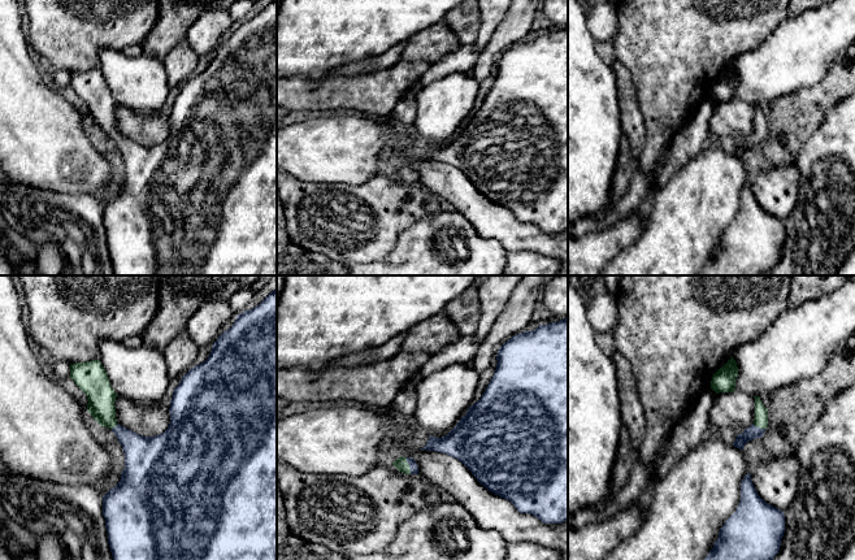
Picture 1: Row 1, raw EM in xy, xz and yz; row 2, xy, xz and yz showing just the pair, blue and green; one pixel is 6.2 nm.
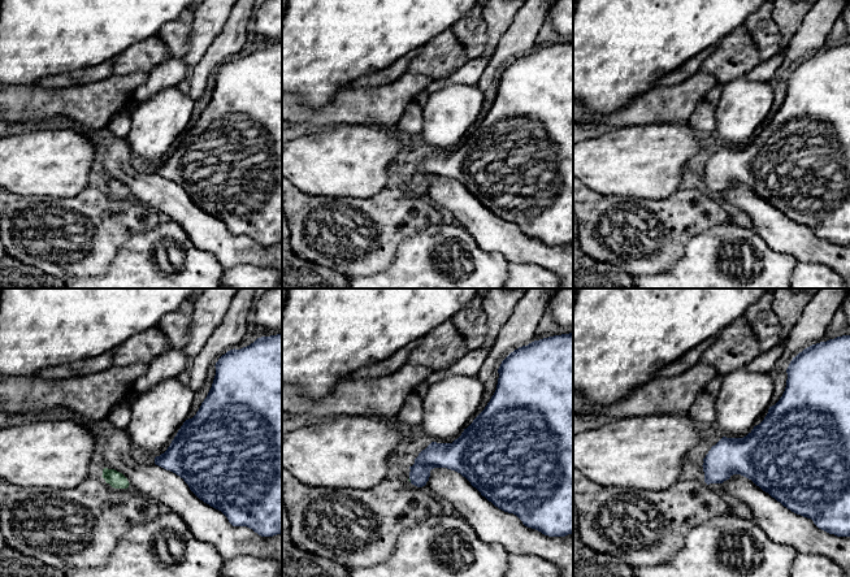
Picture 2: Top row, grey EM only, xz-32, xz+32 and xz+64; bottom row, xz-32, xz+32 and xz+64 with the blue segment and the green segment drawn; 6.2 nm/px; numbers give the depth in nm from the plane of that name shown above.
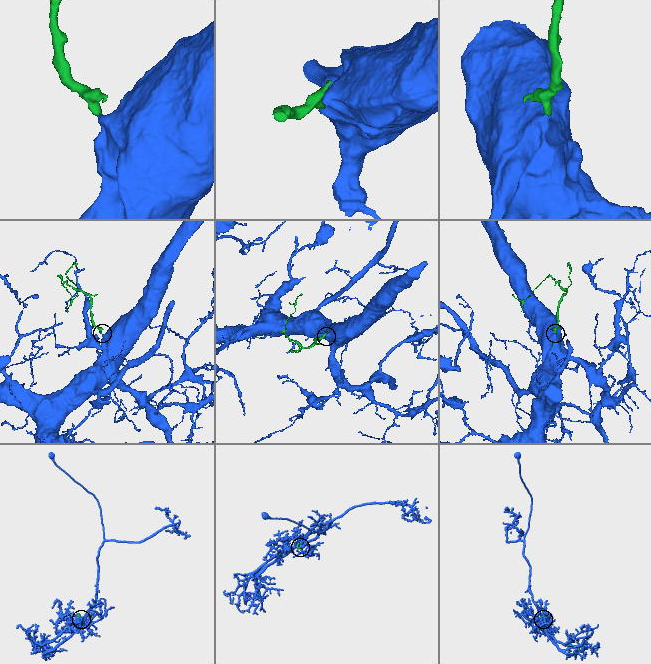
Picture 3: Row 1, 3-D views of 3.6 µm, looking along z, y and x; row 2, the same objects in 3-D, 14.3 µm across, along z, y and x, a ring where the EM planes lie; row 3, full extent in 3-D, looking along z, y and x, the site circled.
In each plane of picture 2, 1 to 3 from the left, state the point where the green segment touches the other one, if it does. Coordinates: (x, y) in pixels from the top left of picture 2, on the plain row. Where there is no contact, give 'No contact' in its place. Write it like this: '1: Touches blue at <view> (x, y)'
1: No contact
2: Touches blue at xz+32 (410, 187)
3: No contact

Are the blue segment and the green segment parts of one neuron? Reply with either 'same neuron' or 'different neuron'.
same neuron

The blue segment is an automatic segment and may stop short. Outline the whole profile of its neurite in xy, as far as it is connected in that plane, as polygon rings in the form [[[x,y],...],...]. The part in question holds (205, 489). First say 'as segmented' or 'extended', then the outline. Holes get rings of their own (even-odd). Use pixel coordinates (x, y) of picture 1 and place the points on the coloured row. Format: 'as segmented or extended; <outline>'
extended; [[[277,288],[255,308],[238,314],[233,326],[213,343],[208,359],[182,377],[170,400],[170,424],[159,435],[143,437],[117,424],[117,394],[100,360],[70,364],[69,377],[87,395],[88,413],[100,426],[116,434],[125,453],[120,482],[103,496],[103,516],[113,560],[277,560]]]

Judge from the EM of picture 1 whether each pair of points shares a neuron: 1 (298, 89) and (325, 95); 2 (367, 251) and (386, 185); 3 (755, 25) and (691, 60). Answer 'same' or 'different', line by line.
1: same
2: same
3: same

